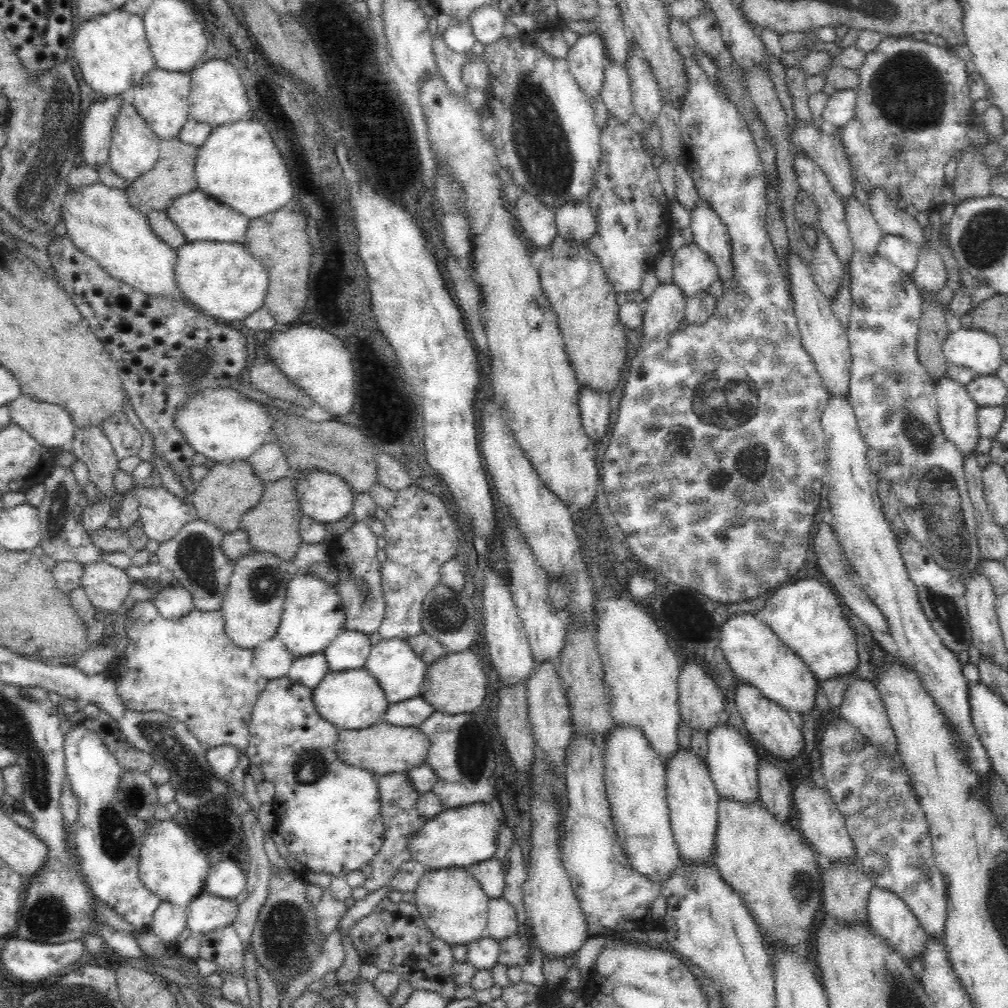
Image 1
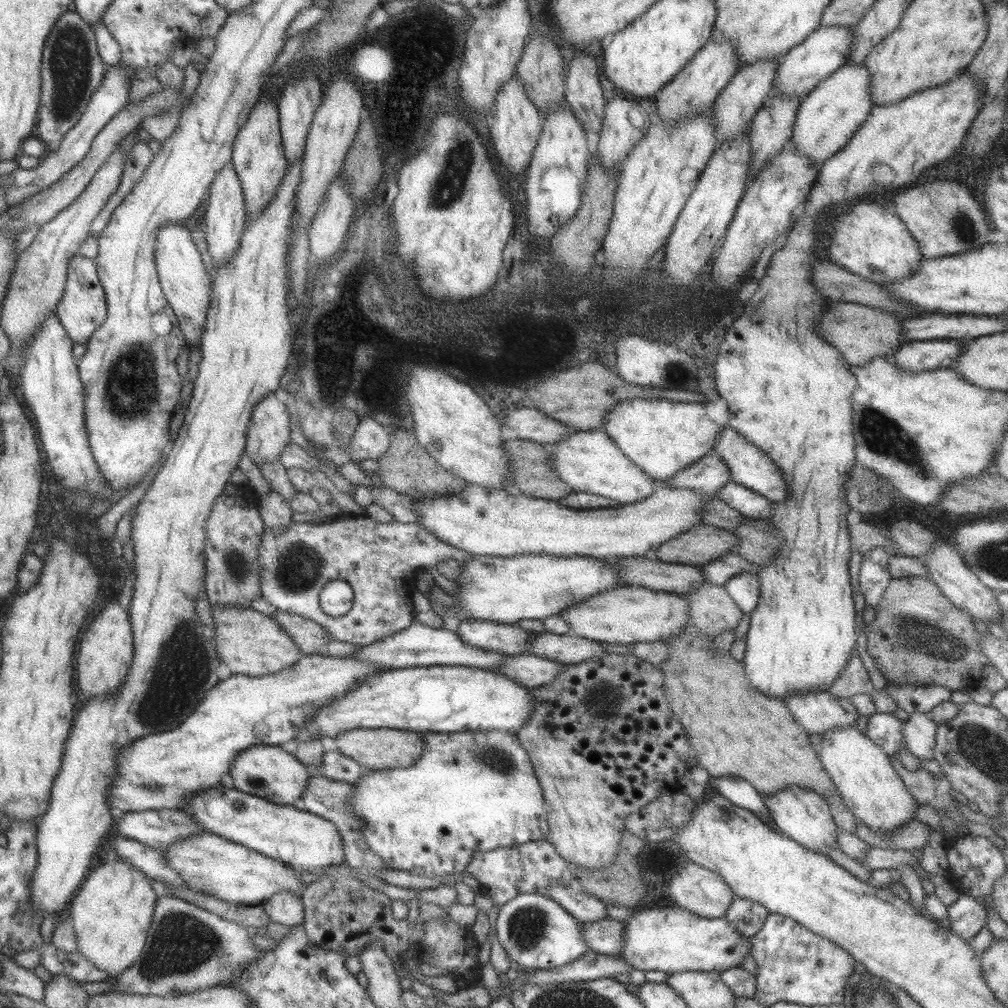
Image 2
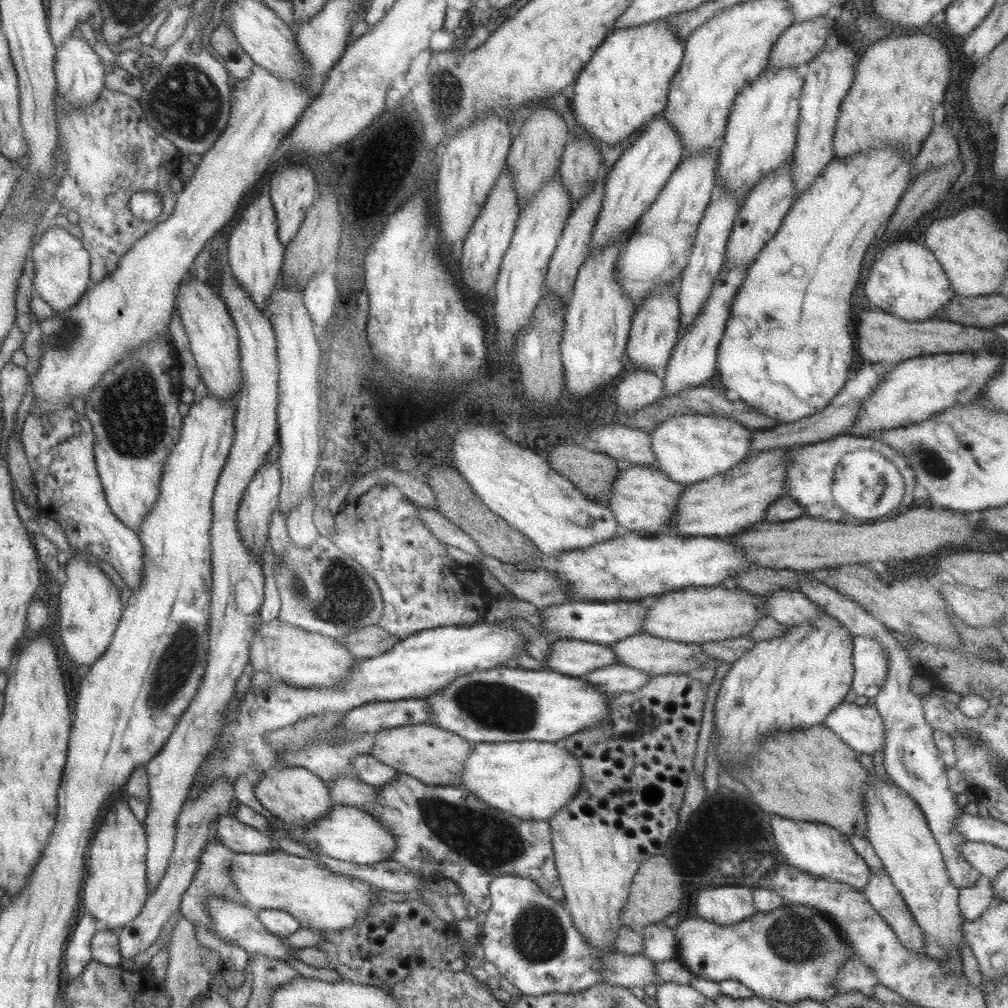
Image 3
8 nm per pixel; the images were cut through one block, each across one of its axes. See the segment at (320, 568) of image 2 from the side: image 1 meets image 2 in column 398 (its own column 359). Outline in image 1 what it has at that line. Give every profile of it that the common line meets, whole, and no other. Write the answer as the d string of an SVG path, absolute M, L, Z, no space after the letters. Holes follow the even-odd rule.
M355 521L340 538L329 543L330 563L338 572L335 589L341 596L346 611L343 628L357 630L369 637L379 630L384 618L384 595L380 587L382 556L376 550L377 539L367 522Z

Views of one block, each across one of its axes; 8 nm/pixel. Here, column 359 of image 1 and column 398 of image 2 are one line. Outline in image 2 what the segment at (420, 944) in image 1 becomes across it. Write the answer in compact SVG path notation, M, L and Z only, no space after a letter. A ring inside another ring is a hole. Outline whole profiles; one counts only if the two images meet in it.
M330 870L302 888L300 897L304 910L301 927L307 939L321 948L352 956L359 954L369 941L379 939L385 955L391 959L393 956L402 958L414 940L415 950L421 952L423 923L419 920L409 921L407 918L395 919L390 907L390 898L381 892L373 891L369 886L365 886L365 882L351 874Z

